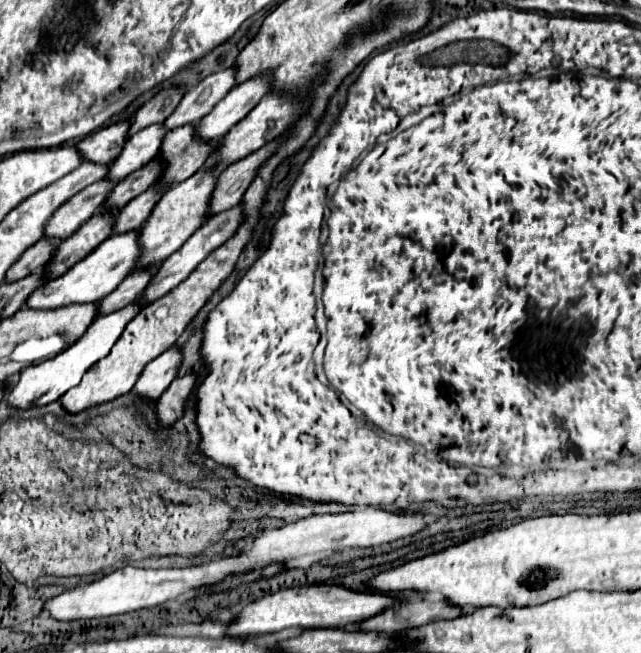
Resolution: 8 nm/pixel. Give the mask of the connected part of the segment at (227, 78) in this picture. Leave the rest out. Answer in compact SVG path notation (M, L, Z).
M231 66L231 68L225 68L201 80L195 88L191 88L183 96L183 102L165 120L165 126L171 130L171 128L177 128L189 122L193 124L199 122L203 116L207 116L215 108L219 100L223 100L235 88L237 84L235 74L237 74L237 68Z

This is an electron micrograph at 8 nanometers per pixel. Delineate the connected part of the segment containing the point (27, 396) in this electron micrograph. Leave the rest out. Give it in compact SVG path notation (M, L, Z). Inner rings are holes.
M135 300L131 304L127 304L121 310L115 310L107 316L99 316L91 328L77 340L73 342L69 348L65 348L61 354L57 354L55 358L49 358L41 364L29 366L25 370L19 372L19 380L15 384L15 388L11 390L11 394L7 394L7 404L11 404L13 408L31 408L31 406L45 406L49 402L55 402L57 398L61 398L65 392L73 390L75 386L79 386L81 378L85 376L85 372L101 358L105 358L113 344L119 340L119 336L123 334L125 326L135 318L135 314L139 314L145 308L143 302Z

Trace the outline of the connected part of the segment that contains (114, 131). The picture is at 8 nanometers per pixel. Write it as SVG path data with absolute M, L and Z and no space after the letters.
M121 120L117 124L101 128L99 132L83 138L77 144L77 150L83 154L85 160L93 160L99 164L105 164L107 160L115 160L129 138L127 136L129 126L131 120Z

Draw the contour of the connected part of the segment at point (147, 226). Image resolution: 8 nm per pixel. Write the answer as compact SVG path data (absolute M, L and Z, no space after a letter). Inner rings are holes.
M205 164L199 172L195 172L189 180L183 180L167 192L167 196L161 198L161 202L155 206L149 220L141 226L141 260L139 268L147 268L147 264L159 264L167 260L173 252L177 252L189 236L195 234L195 230L201 228L201 224L207 220L207 200L211 200L211 192L215 190L217 172L213 164Z

